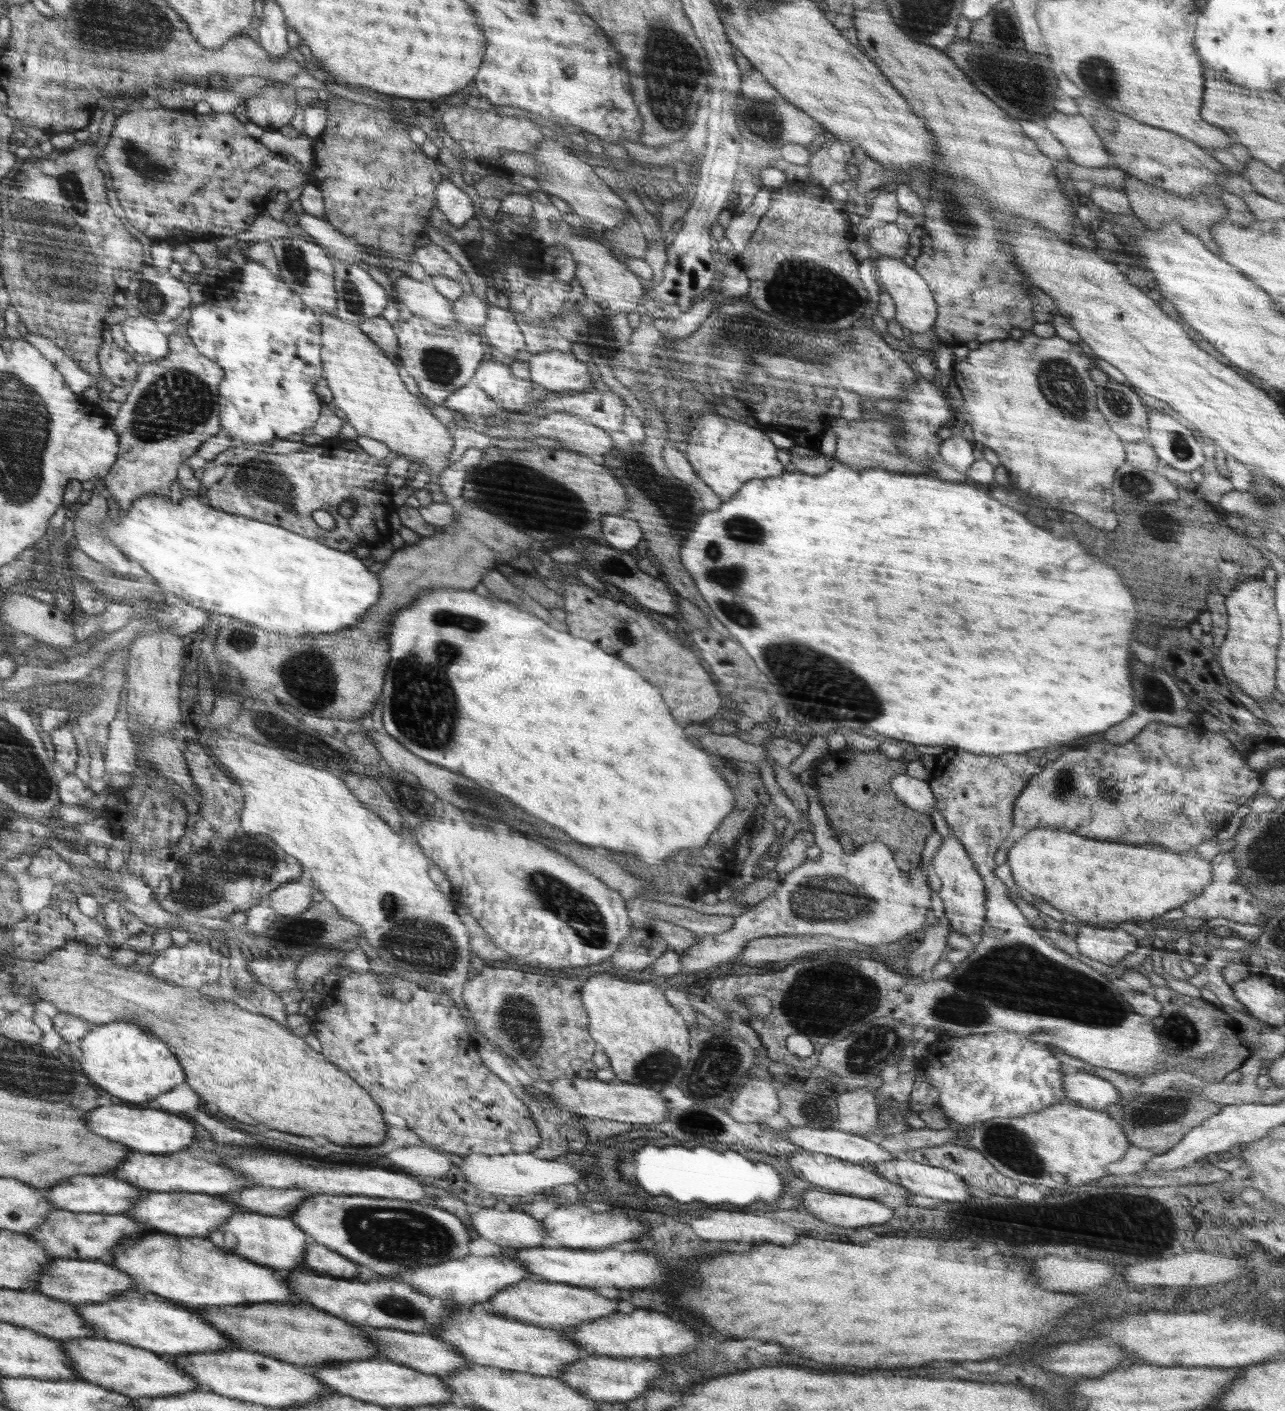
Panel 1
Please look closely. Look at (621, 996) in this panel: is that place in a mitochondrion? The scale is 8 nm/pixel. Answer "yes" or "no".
no

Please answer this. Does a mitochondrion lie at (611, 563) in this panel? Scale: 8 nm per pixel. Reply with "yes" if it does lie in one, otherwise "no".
yes

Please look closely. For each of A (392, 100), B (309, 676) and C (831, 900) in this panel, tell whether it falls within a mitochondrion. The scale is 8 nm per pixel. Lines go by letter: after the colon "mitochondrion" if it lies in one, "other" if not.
A: other
B: mitochondrion
C: mitochondrion

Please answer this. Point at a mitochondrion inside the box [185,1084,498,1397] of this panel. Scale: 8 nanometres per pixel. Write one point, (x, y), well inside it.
(397, 1236)

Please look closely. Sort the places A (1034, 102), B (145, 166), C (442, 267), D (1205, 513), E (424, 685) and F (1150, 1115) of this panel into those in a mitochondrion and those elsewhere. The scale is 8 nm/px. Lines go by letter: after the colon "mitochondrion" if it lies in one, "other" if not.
A: mitochondrion
B: mitochondrion
C: other
D: other
E: mitochondrion
F: mitochondrion

